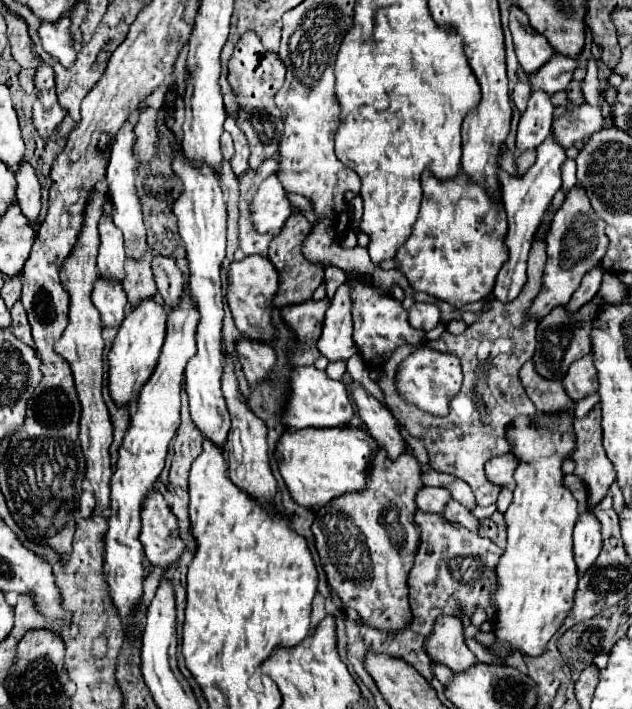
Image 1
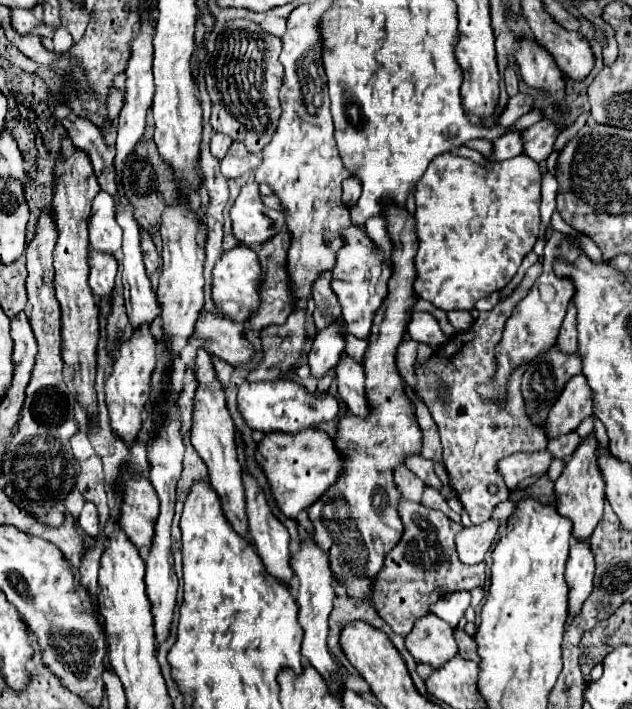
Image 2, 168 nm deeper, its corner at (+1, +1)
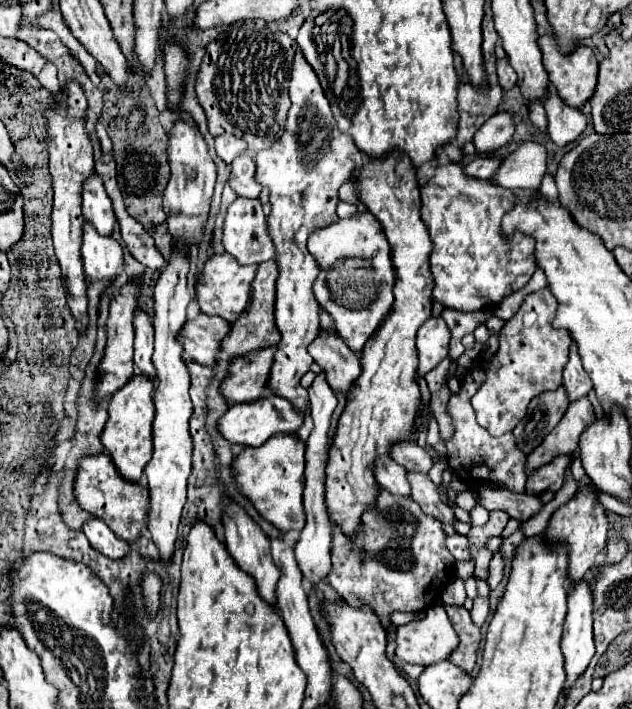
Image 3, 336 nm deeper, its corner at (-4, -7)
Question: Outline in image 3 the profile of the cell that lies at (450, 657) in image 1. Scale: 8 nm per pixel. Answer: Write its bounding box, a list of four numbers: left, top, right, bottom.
[396,605,458,665]

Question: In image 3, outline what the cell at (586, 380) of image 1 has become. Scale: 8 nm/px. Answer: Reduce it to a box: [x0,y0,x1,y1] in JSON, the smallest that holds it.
[526,397,594,475]

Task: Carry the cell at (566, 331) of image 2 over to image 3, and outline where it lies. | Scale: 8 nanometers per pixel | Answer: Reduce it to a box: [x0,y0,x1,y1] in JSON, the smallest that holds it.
[564,345,592,403]

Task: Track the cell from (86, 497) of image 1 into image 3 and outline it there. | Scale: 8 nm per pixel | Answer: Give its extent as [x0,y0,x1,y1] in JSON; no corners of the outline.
[82,519,130,559]

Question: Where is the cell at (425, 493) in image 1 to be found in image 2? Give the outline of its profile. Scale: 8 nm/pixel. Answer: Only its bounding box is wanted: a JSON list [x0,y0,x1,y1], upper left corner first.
[395,465,427,503]

